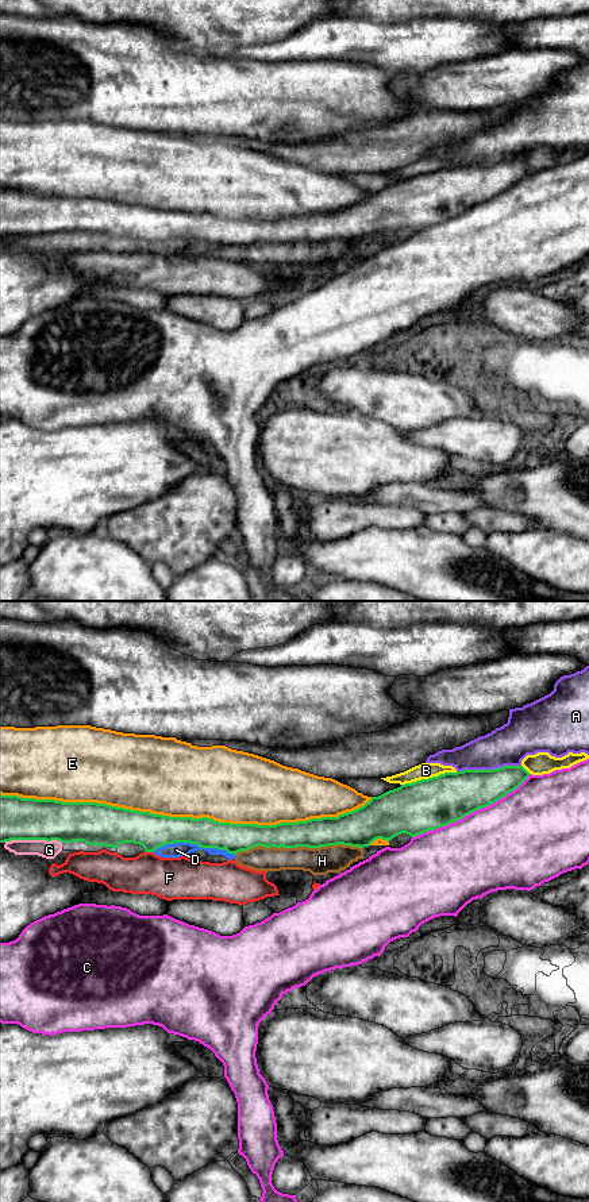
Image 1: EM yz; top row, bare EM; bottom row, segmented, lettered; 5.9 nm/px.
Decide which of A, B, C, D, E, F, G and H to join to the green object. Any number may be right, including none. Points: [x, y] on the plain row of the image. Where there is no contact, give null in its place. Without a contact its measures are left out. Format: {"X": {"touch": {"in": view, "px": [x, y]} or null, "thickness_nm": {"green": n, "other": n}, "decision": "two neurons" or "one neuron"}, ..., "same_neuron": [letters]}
{"A": {"touch": {"in": "yz", "px": [488, 165]}, "thickness_nm": {"green": 280, "other": 240}, "decision": "two neurons"}, "B": {"touch": {"in": "yz", "px": [428, 173]}, "thickness_nm": {"green": 300, "other": 100}, "decision": "two neurons"}, "C": {"touch": {"in": "yz", "px": [470, 207]}, "thickness_nm": {"green": 300, "other": 480}, "decision": "two neurons"}, "D": {"touch": {"in": "yz", "px": [195, 238]}, "thickness_nm": {"green": 200, "other": 90}, "decision": "two neurons"}, "E": {"touch": {"in": "yz", "px": [187, 212]}, "thickness_nm": {"green": 220, "other": 460}, "decision": "two neurons"}, "F": {"touch": {"in": "yz", "px": [149, 246]}, "thickness_nm": {"green": 220, "other": 260}, "decision": "two neurons"}, "G": {"touch": {"in": "yz", "px": [33, 234]}, "thickness_nm": {"green": 260, "other": 110}, "decision": "two neurons"}, "H": {"touch": {"in": "yz", "px": [299, 241]}, "thickness_nm": {"green": 180, "other": 160}, "decision": "two neurons"}, "same_neuron": []}

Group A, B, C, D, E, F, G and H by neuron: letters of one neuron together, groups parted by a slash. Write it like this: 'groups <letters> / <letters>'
groups A / B / C / D G H / E / F

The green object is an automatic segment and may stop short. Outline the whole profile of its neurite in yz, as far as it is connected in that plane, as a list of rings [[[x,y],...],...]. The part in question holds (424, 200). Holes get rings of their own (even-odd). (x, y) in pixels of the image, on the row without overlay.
[[[523,161],[444,167],[372,192],[363,201],[338,212],[276,220],[219,217],[208,212],[170,212],[97,197],[62,197],[0,189],[0,238],[58,235],[61,238],[84,236],[89,240],[111,243],[118,243],[123,238],[134,238],[142,240],[145,247],[154,247],[166,239],[190,238],[201,243],[226,244],[234,250],[258,240],[266,243],[320,243],[343,239],[363,243],[377,234],[389,236],[401,228],[415,232],[462,215],[465,211],[501,194],[517,184],[528,172],[530,167]]]

